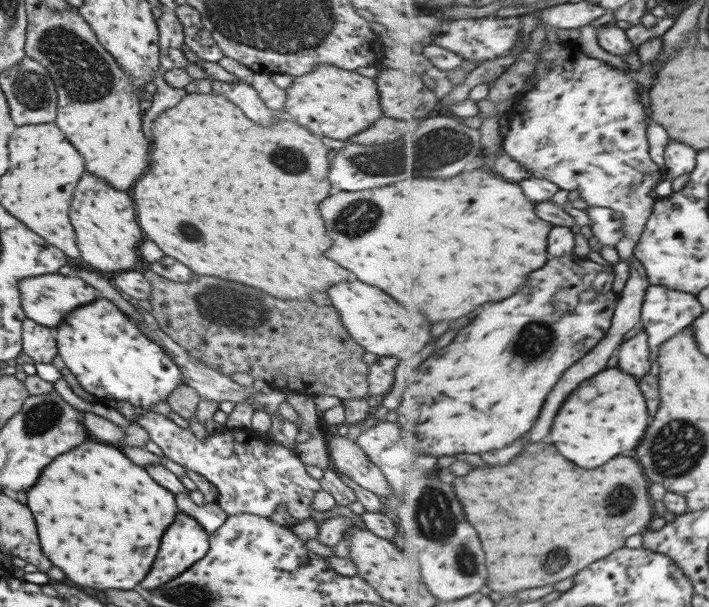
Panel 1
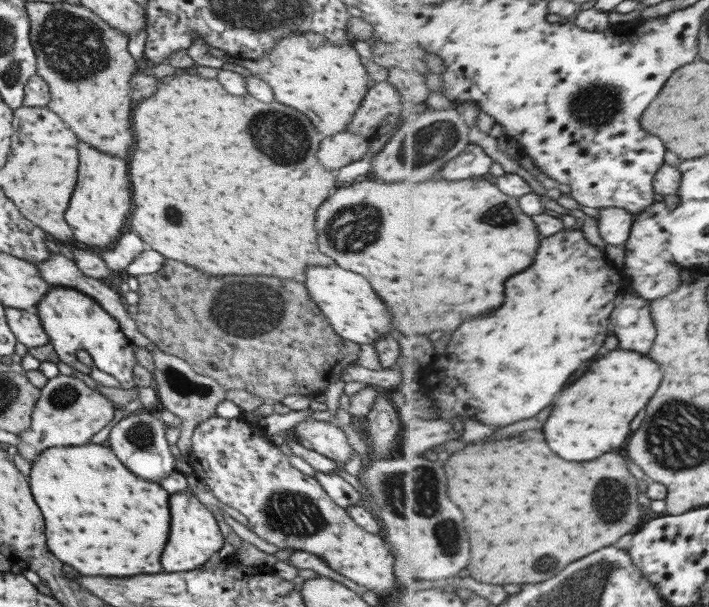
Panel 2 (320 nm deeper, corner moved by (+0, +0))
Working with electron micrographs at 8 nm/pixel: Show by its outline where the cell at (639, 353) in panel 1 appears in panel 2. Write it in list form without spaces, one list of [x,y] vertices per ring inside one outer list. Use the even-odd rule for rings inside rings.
[[[635,290],[627,293],[613,312],[613,326],[625,350],[649,354],[658,333],[652,317],[652,301]]]

